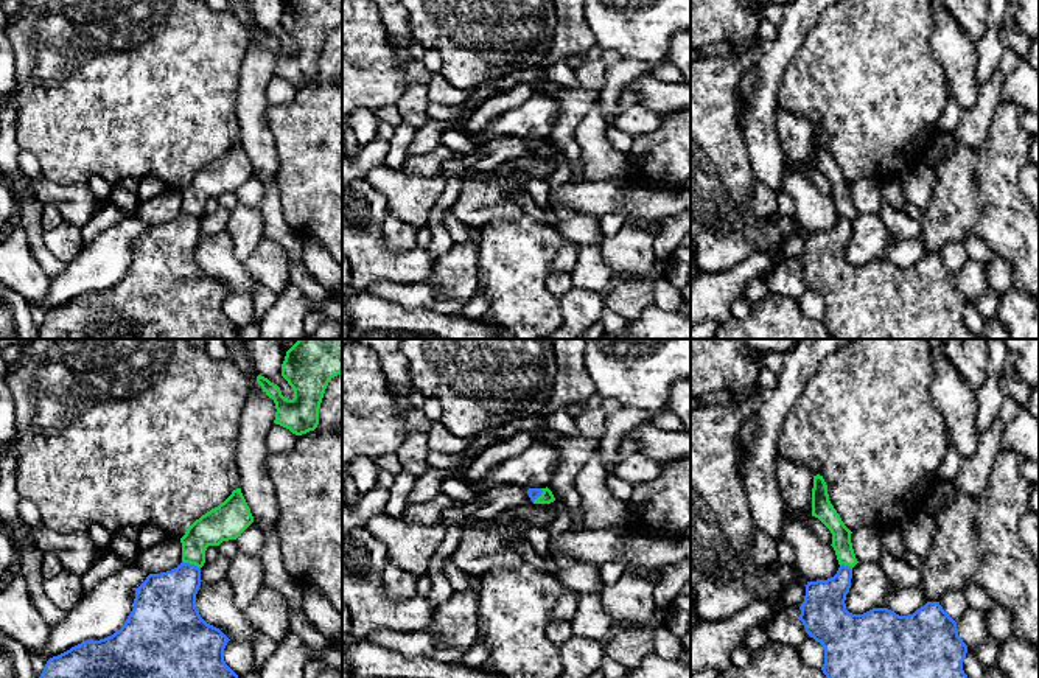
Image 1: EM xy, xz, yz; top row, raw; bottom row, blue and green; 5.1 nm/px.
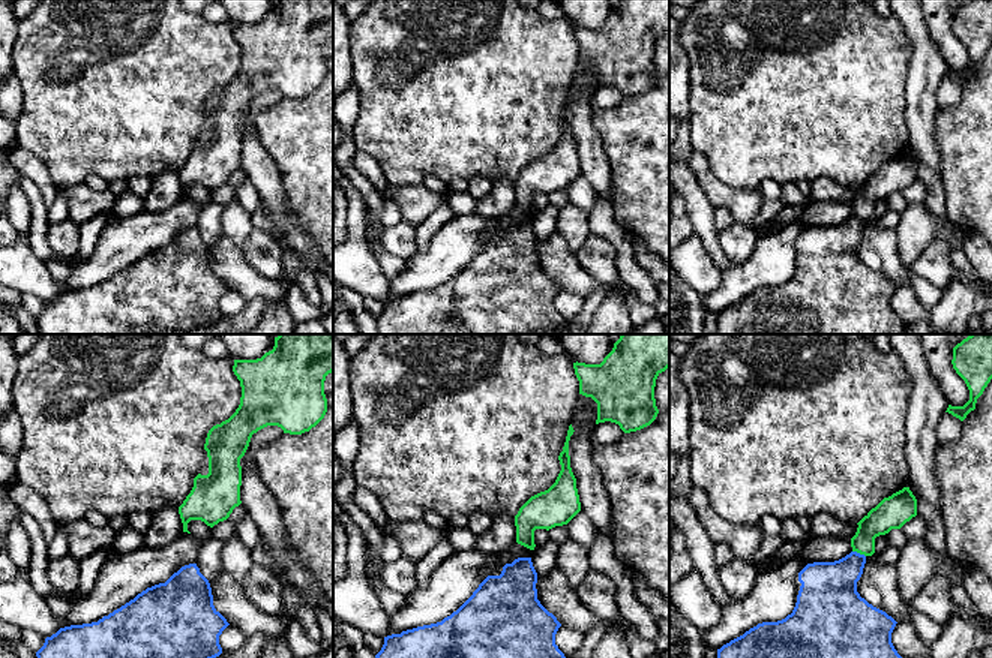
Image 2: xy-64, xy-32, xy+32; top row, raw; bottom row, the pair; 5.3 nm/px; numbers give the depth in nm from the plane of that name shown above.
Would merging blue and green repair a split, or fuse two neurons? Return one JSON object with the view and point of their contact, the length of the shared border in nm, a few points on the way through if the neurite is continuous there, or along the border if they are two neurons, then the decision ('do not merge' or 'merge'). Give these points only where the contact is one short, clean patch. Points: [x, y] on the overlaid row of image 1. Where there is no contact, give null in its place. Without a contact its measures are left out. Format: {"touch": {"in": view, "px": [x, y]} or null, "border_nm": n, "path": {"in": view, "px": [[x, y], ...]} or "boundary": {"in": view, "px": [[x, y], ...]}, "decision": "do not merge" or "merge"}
{"touch": {"in": "xy", "px": [192, 565]}, "border_nm": 100, "boundary": {"in": "xy", "px": [[182, 560], [199, 568]]}, "decision": "do not merge"}

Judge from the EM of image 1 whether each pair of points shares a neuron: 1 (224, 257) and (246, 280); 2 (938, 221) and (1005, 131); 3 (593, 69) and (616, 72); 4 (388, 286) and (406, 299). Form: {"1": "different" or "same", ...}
{"1": "same", "2": "same", "3": "different", "4": "same"}

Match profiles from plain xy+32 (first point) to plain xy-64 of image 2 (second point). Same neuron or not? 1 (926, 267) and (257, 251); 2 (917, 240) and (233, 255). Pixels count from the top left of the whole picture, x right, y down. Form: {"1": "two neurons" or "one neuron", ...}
{"1": "one neuron", "2": "two neurons"}

